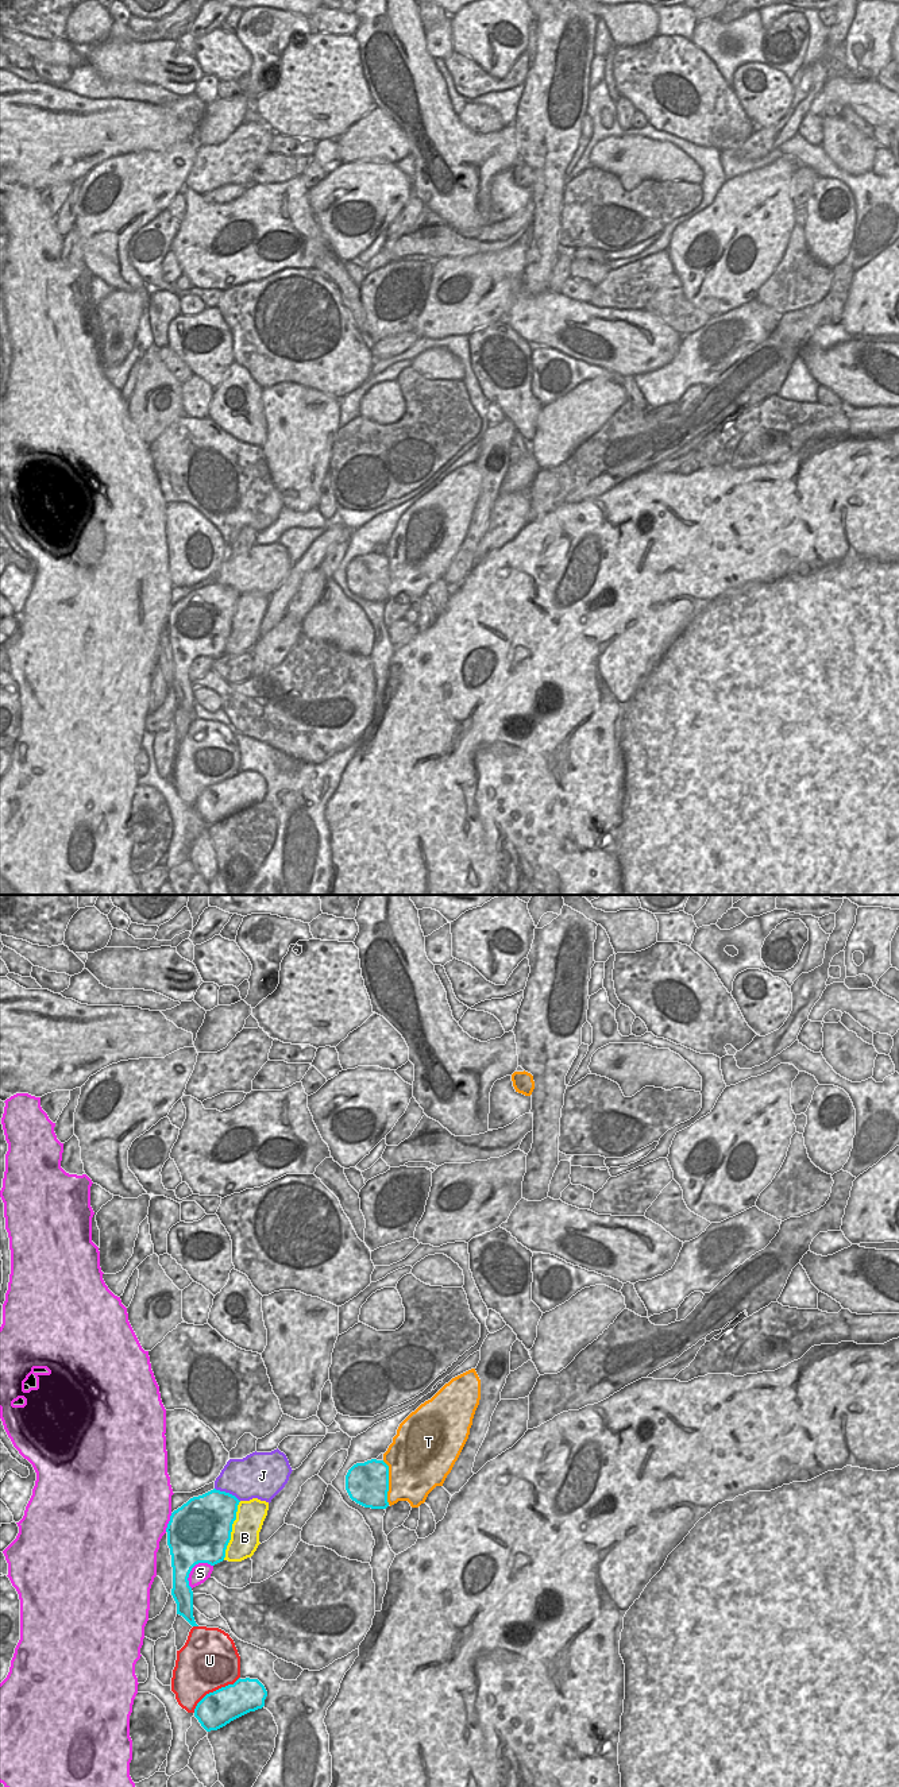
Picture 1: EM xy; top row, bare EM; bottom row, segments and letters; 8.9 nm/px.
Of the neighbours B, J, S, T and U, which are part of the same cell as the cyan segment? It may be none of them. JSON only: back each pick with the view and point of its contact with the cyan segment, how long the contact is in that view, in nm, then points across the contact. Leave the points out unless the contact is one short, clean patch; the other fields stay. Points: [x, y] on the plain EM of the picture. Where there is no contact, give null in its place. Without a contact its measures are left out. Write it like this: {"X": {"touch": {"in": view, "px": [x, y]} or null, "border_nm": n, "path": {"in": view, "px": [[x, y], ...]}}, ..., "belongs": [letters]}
{"belongs": []}

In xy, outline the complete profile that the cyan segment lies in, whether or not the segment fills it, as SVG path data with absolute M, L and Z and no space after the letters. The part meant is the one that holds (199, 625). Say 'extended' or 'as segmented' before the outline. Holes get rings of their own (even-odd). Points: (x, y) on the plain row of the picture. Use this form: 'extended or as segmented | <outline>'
as segmented | M213 582L190 591L170 609L166 625L173 660L171 688L177 707L192 719L198 718L193 710L189 667L198 656L215 659L224 653L239 595L235 588Z

